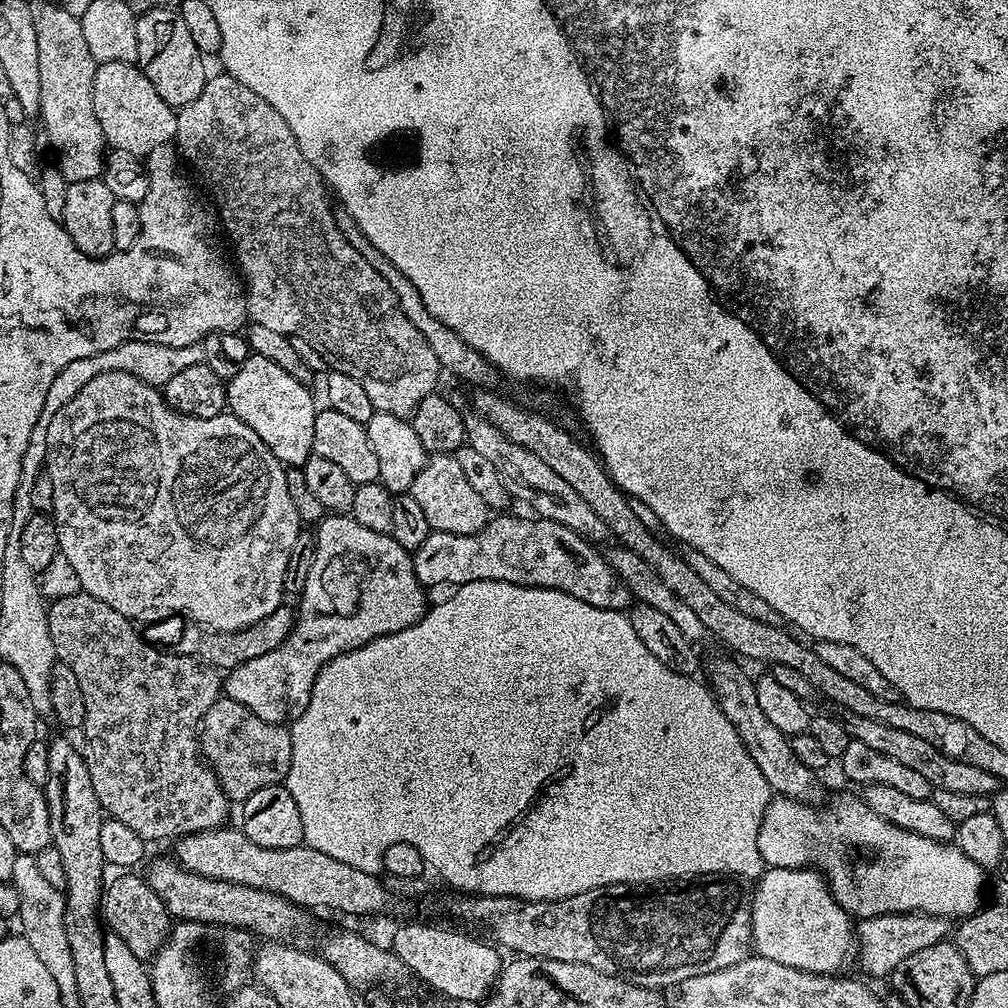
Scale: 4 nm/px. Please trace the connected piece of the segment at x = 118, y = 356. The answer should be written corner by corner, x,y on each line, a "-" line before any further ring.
127,340
126,342
122,342
122,346
118,346
114,350
106,350
102,354
94,354
90,358
78,358
78,362
70,362
70,366
66,366
58,373
58,378
54,378
54,383
52,383
50,390
46,394
46,402
42,406
40,423
34,426
34,431
30,434
30,442
26,446
26,454
22,458
22,474
18,482
18,490
14,494
16,505
28,505
30,502
30,490
34,490
34,482
42,475
42,445
44,442
45,426
50,422
50,418
54,418
54,414
58,410
62,410
62,406
66,406
66,402
70,402
70,398
74,398
74,394
78,394
78,390
82,390
82,386
86,386
86,382
90,382
90,378
98,378
98,374
125,372
126,374
134,374
139,380
147,384
163,386
166,382
170,382
170,378
174,378
174,374
179,374
181,370
186,370
186,366
194,366
195,364
201,363
201,360
202,348
200,344
191,344
190,346
162,346
158,342

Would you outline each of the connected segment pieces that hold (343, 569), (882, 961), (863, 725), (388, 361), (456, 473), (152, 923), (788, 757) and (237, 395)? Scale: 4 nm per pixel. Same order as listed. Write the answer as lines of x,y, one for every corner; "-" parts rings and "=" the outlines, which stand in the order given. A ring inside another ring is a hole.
328,514
315,525
314,535
316,553
305,588
298,596
300,608
288,640
282,642
278,650
262,654
262,658
242,662
242,666
231,669
222,680
223,695
234,702
242,702
242,706
254,710
254,714
266,722
287,725
298,719
306,710
306,702
310,702
310,690
322,666
343,652
366,646
366,642
374,642
374,638
414,626
414,622
421,620
430,607
429,593
418,582
412,556
405,548
398,546
389,533
366,530
366,526
358,526
351,514
=
895,912
863,917
854,928
855,939
860,939
860,964
872,976
891,977
893,970
905,958
910,958
910,954
948,940
948,924
949,921
945,917
931,916
925,912
=
849,712
843,713
842,723
851,739
870,746
870,750
878,750
878,754
886,754
886,758
894,758
894,762
902,762
902,766
910,766
910,770
924,775
926,782
930,782
933,789
941,788
950,790
951,793
993,797
1002,787
994,774
978,770
978,766
966,766
966,762
958,762
942,754
942,750
934,750
934,746
928,745
922,738
916,737
915,734
906,734
906,730
898,730
895,726
886,726
886,722
878,722
874,718
864,718
862,714
=
209,75
202,94
177,111
174,147
183,163
187,167
189,164
212,191
212,200
236,251
234,264
248,298
249,321
297,341
308,340
331,371
350,374
361,384
375,411
411,417
418,402
437,391
436,379
442,376
438,358
399,309
398,298
386,278
343,236
337,213
332,212
329,187
298,150
282,114
258,98
254,90
242,86
238,78
219,75
=
432,454
414,478
410,495
414,502
426,513
432,531
446,534
474,534
488,525
490,509
482,496
470,486
455,455
=
116,874
113,880
111,877
105,883
104,892
100,896
100,916
107,931
118,934
118,938
122,938
126,946
130,946
133,954
138,954
140,960
148,962
167,940
174,920
162,898
151,889
147,879
143,875
132,875
136,874
=
727,655
720,656
708,668
707,683
710,691
720,703
722,714
730,718
730,726
738,730
738,738
742,738
742,746
746,746
746,754
754,758
758,770
762,770
762,778
772,787
773,793
779,796
790,797
793,800
801,800
803,804
815,805
820,796
820,779
817,773
812,772
794,755
792,741
782,734
766,719
758,703
758,694
753,677
747,676
738,665
735,659
-
732,659
732,660
727,660
=
249,354
242,370
234,374
234,378
227,381
228,406
227,411
236,416
270,450
285,466
302,466
309,456
313,455
312,443
314,442
314,418
318,411
318,403
312,397
312,388
298,382
282,366
270,362
267,358

